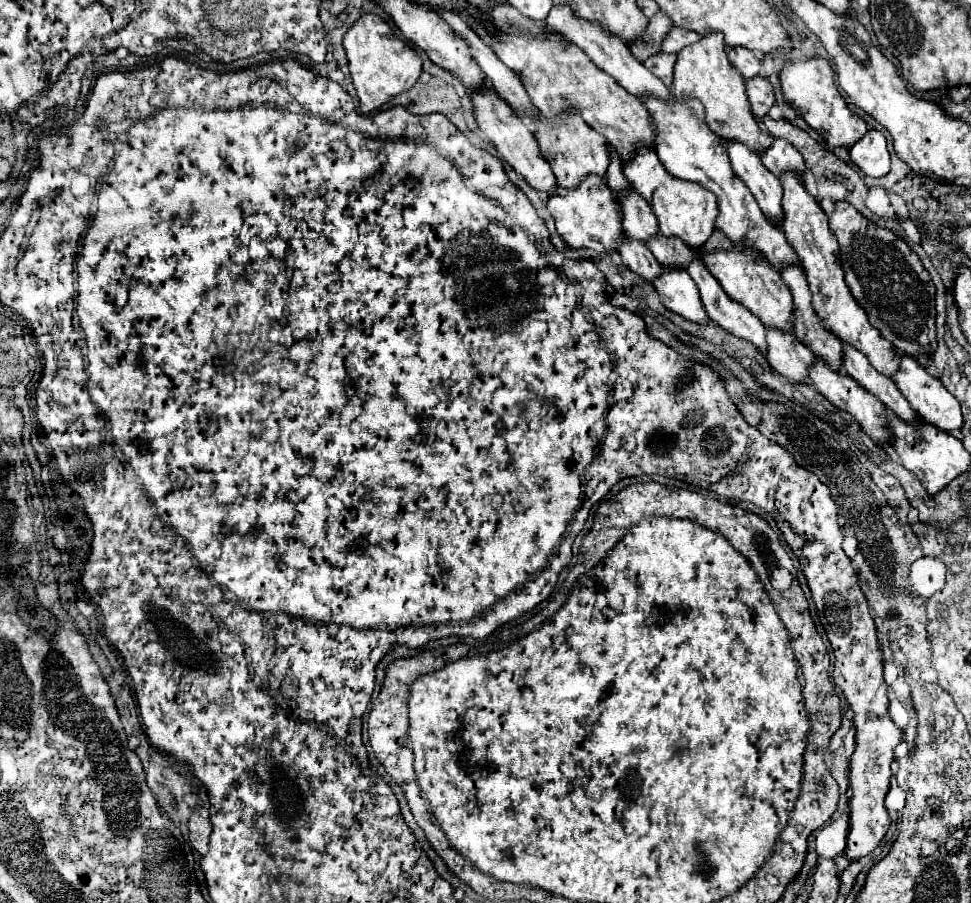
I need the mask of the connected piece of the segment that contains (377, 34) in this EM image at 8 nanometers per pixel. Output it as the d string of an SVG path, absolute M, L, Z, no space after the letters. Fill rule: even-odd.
M361 15L345 33L343 47L363 113L373 113L391 97L411 89L421 75L421 57L407 41L399 39L389 23L385 23L379 15Z

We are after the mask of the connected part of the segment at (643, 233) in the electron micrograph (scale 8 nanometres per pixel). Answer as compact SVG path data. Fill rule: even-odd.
M627 191L623 195L615 193L615 195L623 207L625 233L631 239L643 241L643 245L647 245L647 237L655 237L655 233L659 233L659 223L655 221L655 213L651 213L651 207L637 191Z

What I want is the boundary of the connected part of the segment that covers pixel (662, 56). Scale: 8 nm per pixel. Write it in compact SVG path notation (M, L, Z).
M657 53L657 55L651 55L647 61L645 61L645 67L657 75L667 87L671 87L673 83L673 67L675 67L675 61L677 61L677 53Z

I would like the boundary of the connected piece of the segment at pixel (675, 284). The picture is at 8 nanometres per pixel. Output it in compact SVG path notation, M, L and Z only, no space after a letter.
M665 269L655 281L655 289L665 309L699 325L709 325L709 317L703 309L699 289L685 269Z

